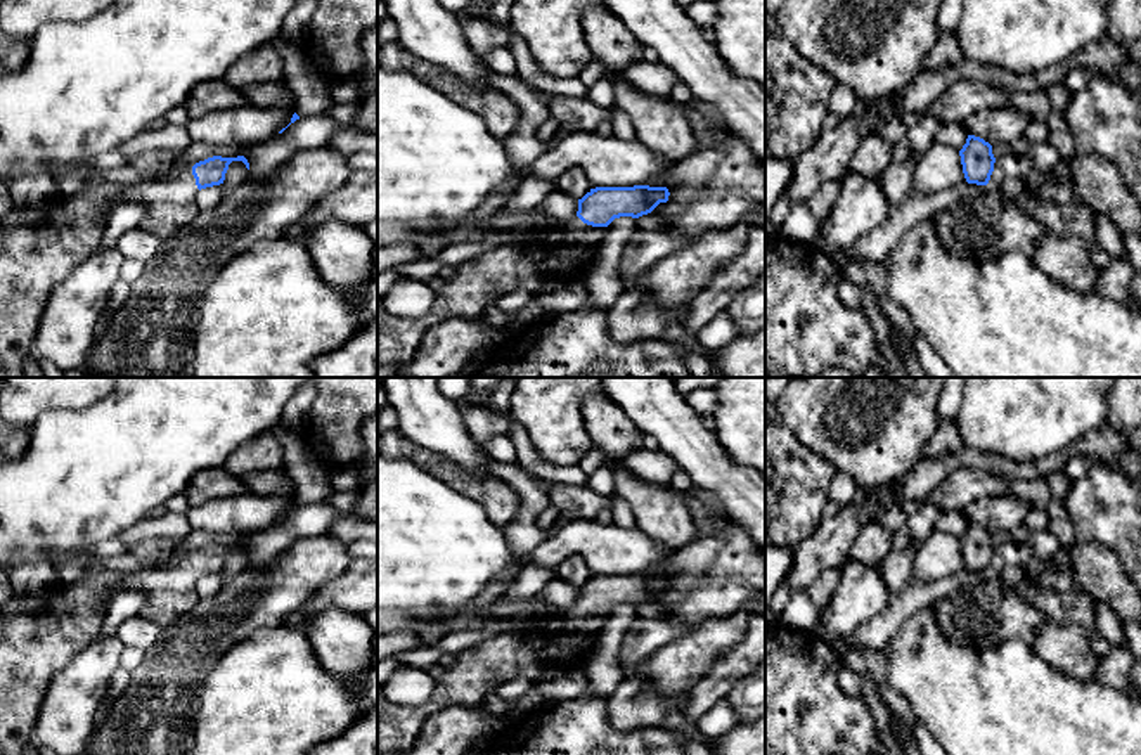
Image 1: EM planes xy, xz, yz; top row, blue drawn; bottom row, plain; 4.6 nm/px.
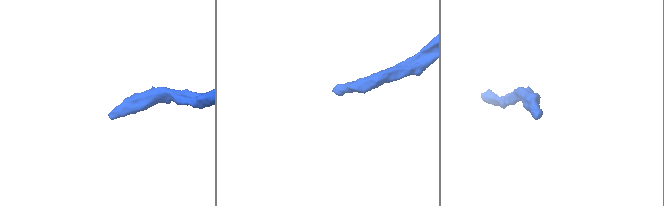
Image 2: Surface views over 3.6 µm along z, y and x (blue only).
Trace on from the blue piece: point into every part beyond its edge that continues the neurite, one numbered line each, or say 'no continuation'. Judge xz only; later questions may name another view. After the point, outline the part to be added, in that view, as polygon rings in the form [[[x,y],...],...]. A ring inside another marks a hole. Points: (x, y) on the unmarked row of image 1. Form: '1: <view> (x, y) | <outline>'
1: xz (530, 650) | [[[573,604],[556,608],[509,632],[490,637],[457,655],[454,665],[435,681],[435,691],[424,707],[393,705],[377,686],[377,755],[403,755],[414,746],[426,719],[440,710],[448,707],[480,707],[504,682],[516,677],[537,682],[552,665],[582,658],[594,649],[604,623],[606,615],[592,615]]]

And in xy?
1: xy (170, 587) | [[[185,556],[161,561],[151,571],[126,575],[119,590],[144,592],[147,599],[139,615],[166,629],[197,604],[197,580],[192,556]]]

